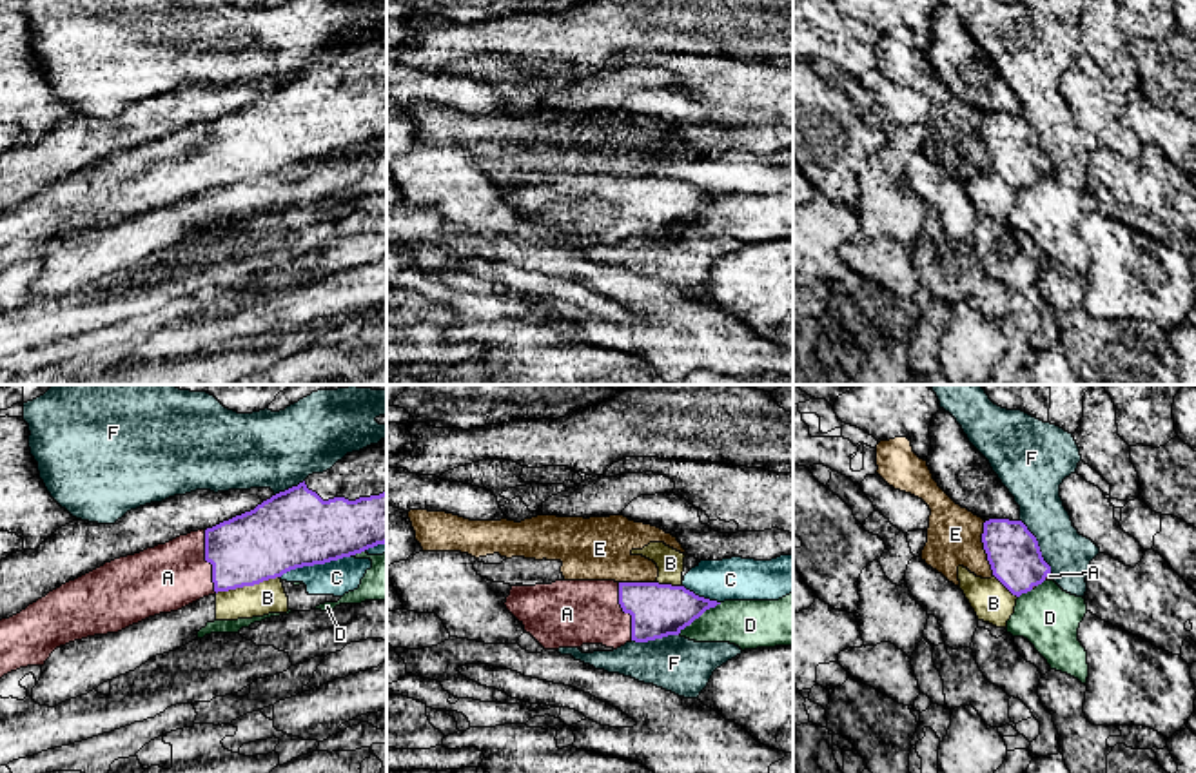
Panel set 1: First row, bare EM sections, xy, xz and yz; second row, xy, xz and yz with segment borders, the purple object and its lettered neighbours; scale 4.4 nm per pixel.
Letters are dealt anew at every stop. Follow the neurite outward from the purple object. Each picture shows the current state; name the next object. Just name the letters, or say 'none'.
A

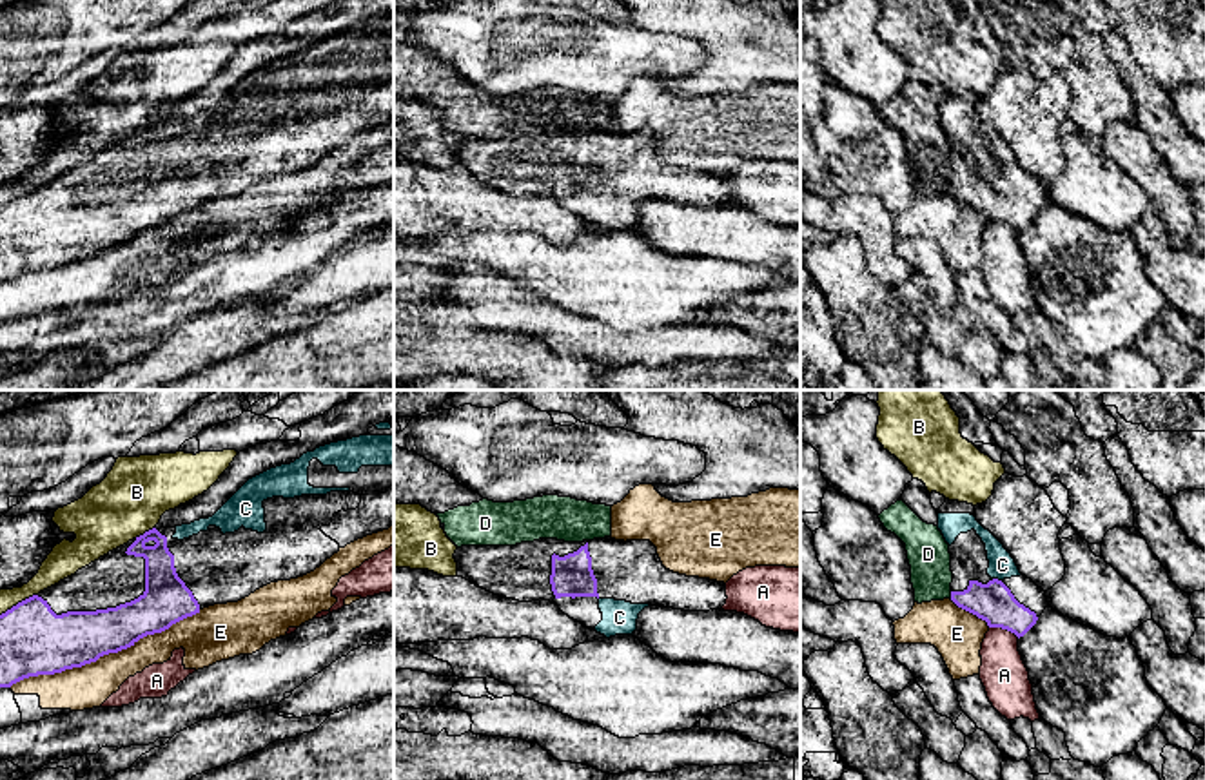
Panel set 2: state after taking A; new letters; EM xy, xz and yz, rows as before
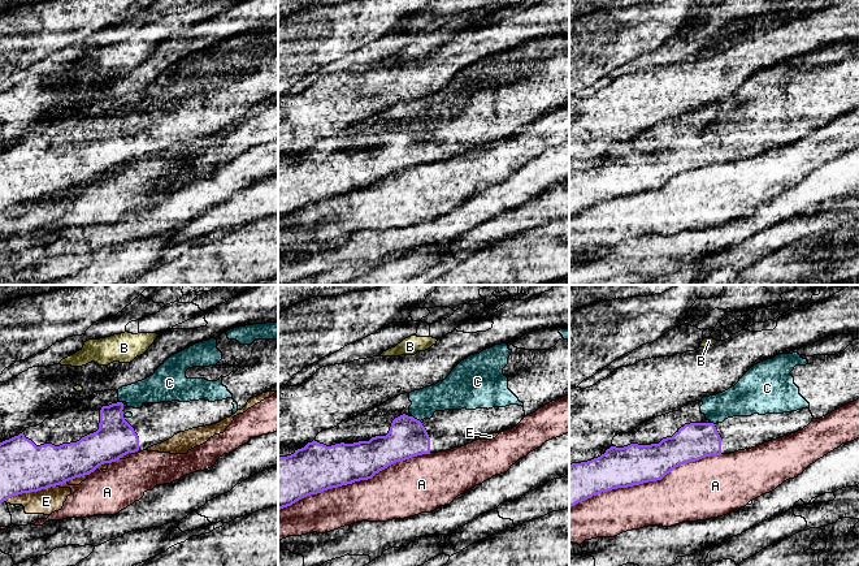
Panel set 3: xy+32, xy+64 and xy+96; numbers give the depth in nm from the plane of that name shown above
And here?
C

